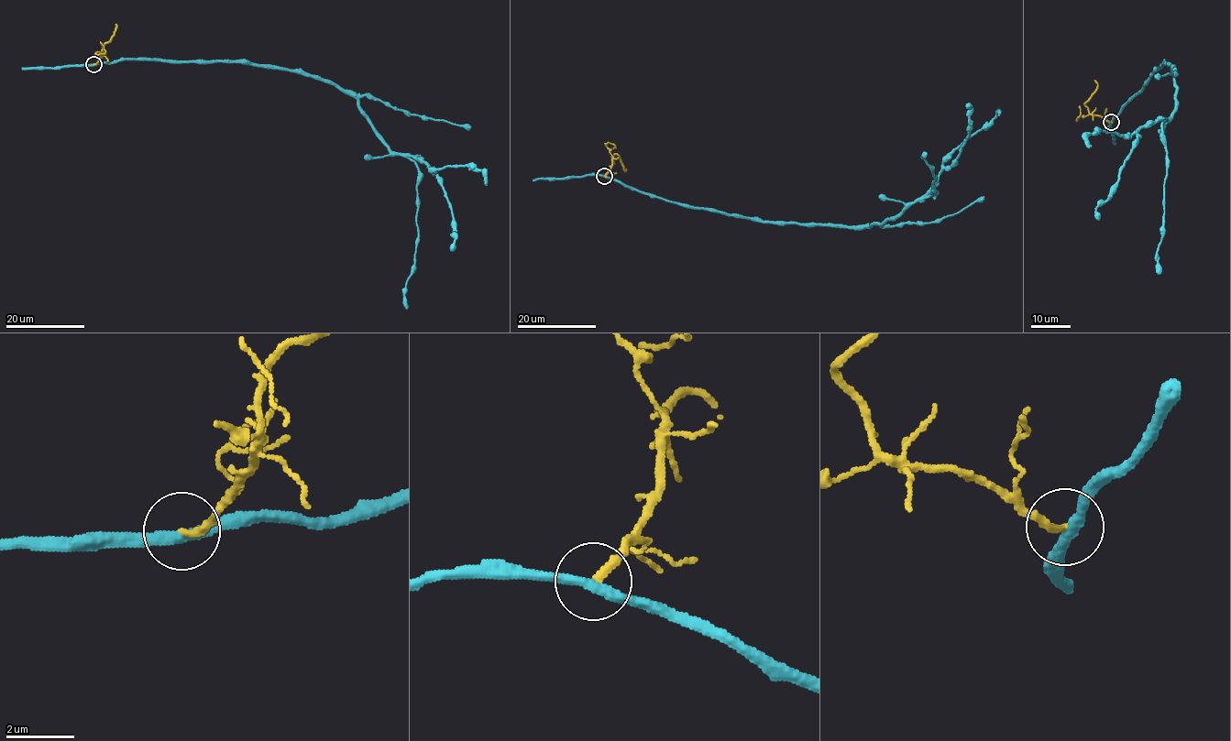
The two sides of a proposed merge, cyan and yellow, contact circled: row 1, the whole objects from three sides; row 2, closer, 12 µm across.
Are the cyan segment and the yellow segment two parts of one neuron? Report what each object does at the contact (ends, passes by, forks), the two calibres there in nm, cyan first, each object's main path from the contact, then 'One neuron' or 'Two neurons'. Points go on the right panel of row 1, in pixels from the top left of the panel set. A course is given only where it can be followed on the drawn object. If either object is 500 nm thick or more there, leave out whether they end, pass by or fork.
At the ring cyan passes by. At the ring yellow ends. Thickness 320 nm (cyan) against 240 nm. Course of cyan: (1110, 122), (1154, 70), (1169, 62), (1176, 112), (1162, 124), (1159, 273). Course of yellow: (1110, 122), (1103, 116), (1092, 115), (1084, 104), (1097, 86), (1094, 81). Two neurons

